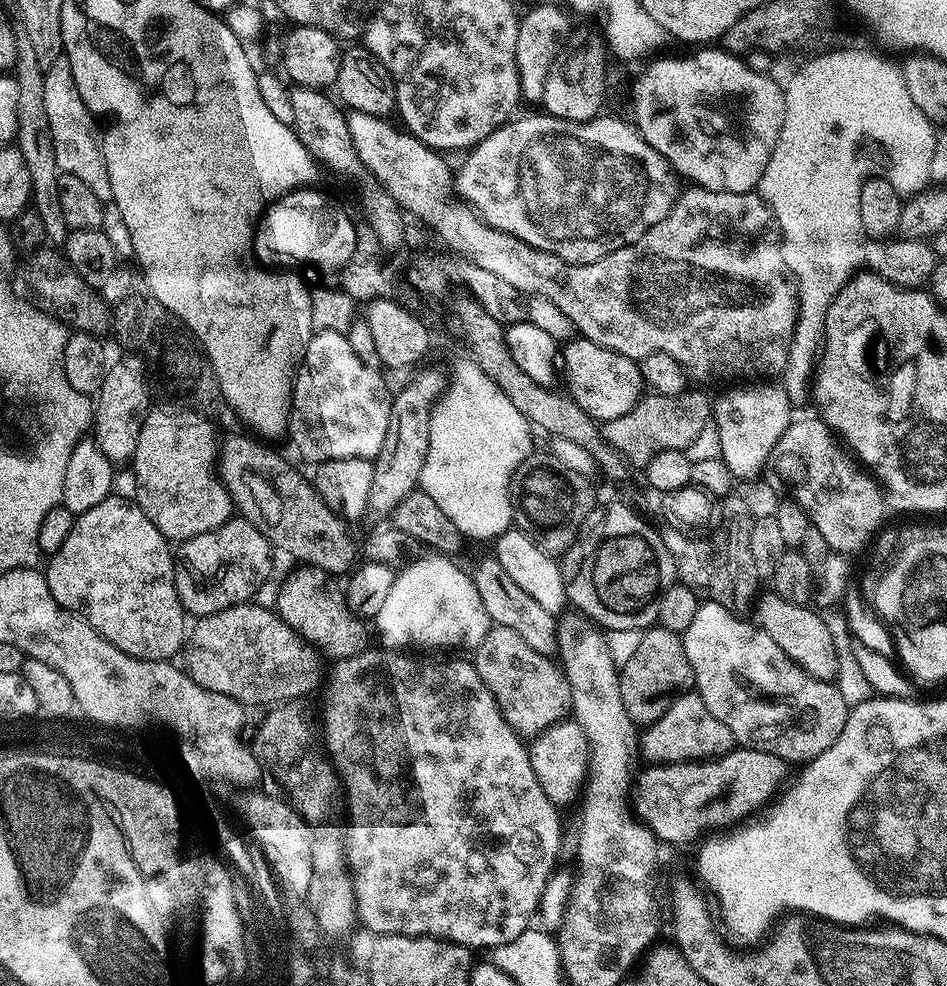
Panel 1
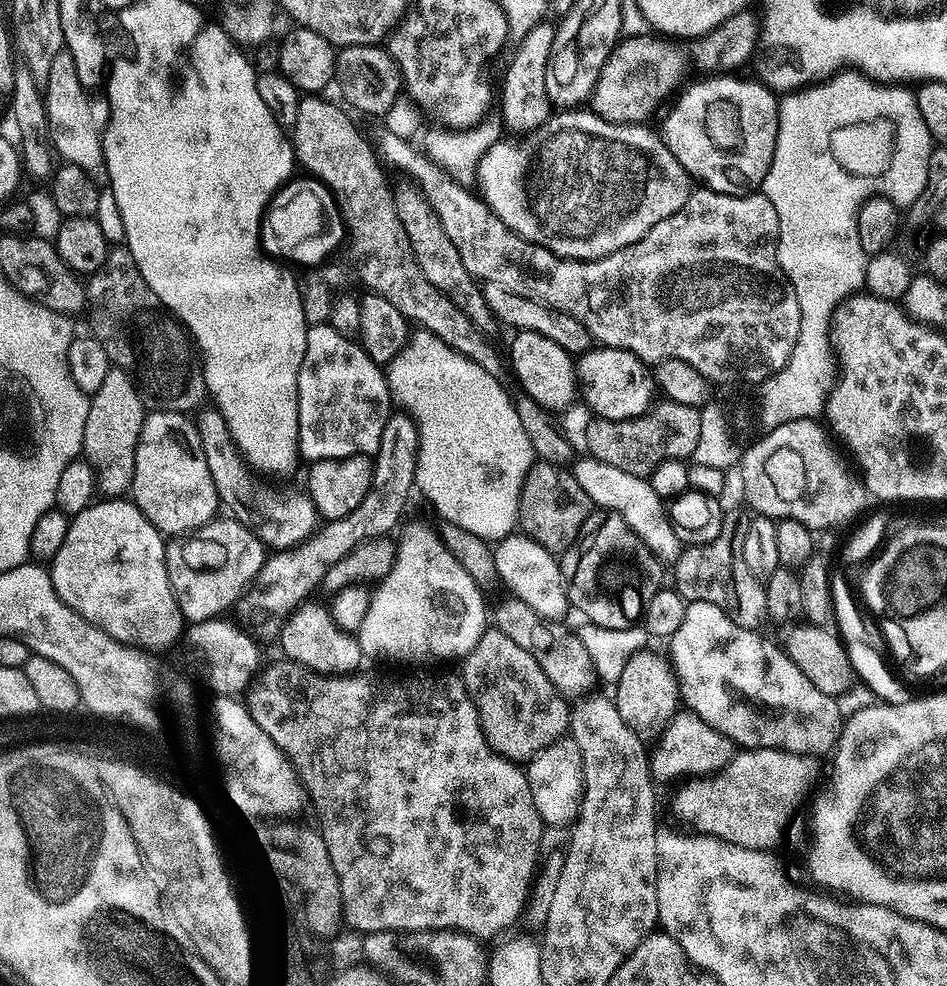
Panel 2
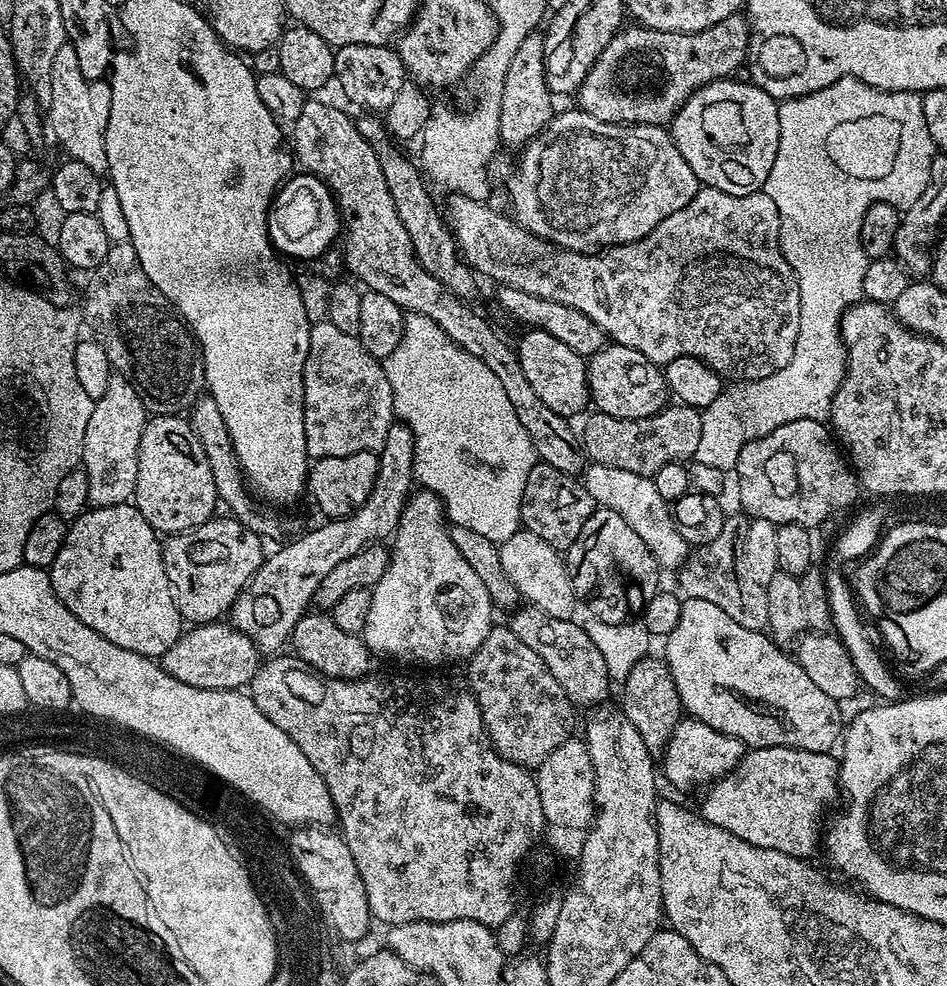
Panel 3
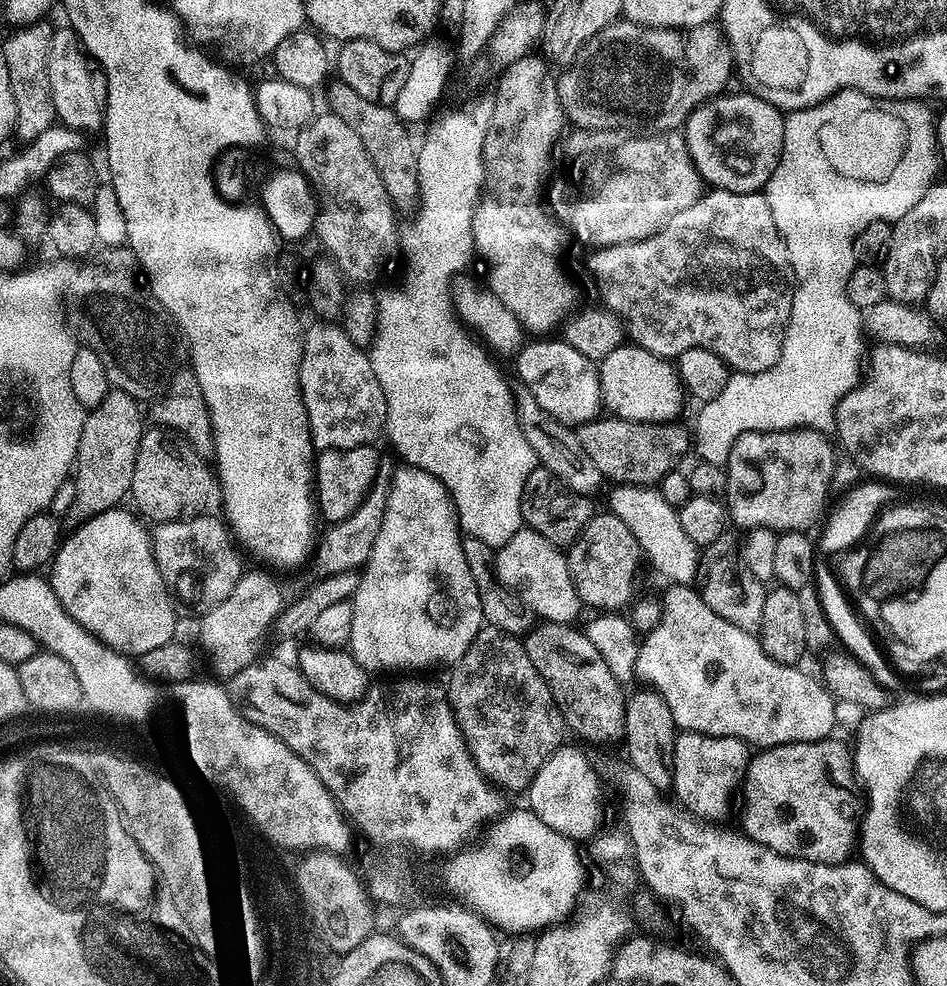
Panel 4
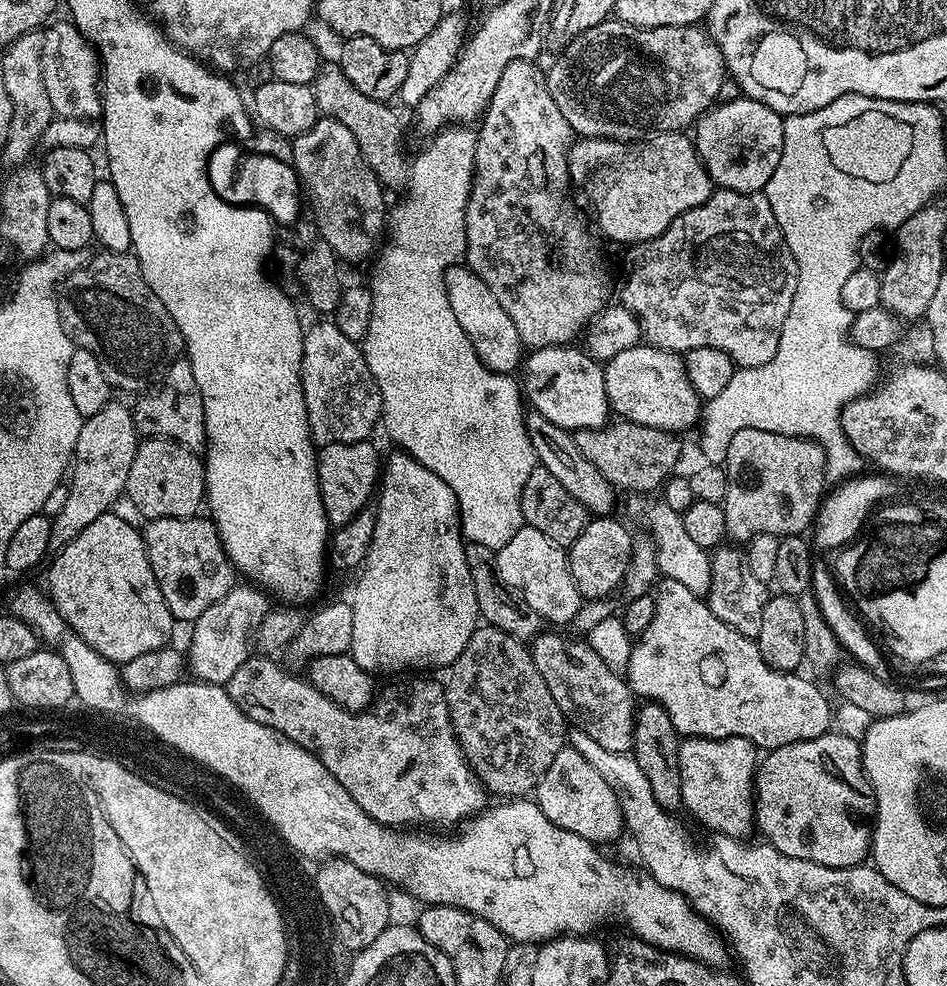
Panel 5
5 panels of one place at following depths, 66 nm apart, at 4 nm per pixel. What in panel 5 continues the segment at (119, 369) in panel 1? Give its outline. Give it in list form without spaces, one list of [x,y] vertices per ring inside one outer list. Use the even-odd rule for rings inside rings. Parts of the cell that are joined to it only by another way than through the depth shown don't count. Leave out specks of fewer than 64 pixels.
[[[109,400],[106,406],[102,406],[102,410],[98,410],[98,414],[87,417],[82,430],[78,430],[76,451],[72,453],[70,465],[70,479],[66,484],[66,506],[62,506],[62,510],[58,510],[58,514],[51,517],[50,546],[53,550],[62,549],[74,538],[78,538],[78,534],[82,534],[82,530],[86,530],[90,522],[100,516],[109,515],[115,509],[112,507],[115,506],[116,499],[125,495],[130,466],[134,463],[138,433],[132,408],[119,404],[118,400]]]

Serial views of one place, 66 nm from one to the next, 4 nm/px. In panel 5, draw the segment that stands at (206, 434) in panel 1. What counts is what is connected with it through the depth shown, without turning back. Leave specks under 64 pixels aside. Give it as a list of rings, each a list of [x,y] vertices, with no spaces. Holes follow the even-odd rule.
[[[144,438],[136,445],[134,463],[130,466],[130,478],[126,489],[127,499],[132,499],[132,504],[144,515],[145,521],[158,518],[193,519],[196,512],[206,500],[204,491],[204,461],[197,453],[191,452],[185,444],[178,440],[167,438]]]

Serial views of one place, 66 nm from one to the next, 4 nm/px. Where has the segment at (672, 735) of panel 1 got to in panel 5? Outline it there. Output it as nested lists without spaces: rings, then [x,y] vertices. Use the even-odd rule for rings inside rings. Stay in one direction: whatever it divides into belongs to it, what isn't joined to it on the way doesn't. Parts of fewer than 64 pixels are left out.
[[[705,736],[684,738],[678,744],[680,789],[683,807],[712,834],[748,838],[754,832],[754,781],[758,749],[746,738],[731,736],[708,740]]]

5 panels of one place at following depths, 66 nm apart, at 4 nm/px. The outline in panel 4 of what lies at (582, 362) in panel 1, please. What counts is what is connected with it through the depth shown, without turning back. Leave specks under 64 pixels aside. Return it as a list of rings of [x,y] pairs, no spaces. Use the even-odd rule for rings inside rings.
[[[621,346],[599,361],[600,398],[609,413],[623,420],[667,424],[684,408],[686,393],[675,363],[635,346]],[[628,347],[628,348],[627,348]]]

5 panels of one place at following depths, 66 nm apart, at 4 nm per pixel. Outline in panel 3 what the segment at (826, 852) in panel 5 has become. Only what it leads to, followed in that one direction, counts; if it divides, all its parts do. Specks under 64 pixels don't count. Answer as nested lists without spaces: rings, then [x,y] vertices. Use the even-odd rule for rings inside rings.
[[[754,748],[745,751],[744,757],[736,766],[736,771],[727,772],[721,780],[715,781],[707,789],[704,801],[698,807],[704,823],[714,826],[750,842],[750,846],[762,846],[766,850],[778,850],[787,856],[812,858],[816,847],[822,844],[820,815],[841,795],[840,765],[831,751],[815,752],[797,748]]]

